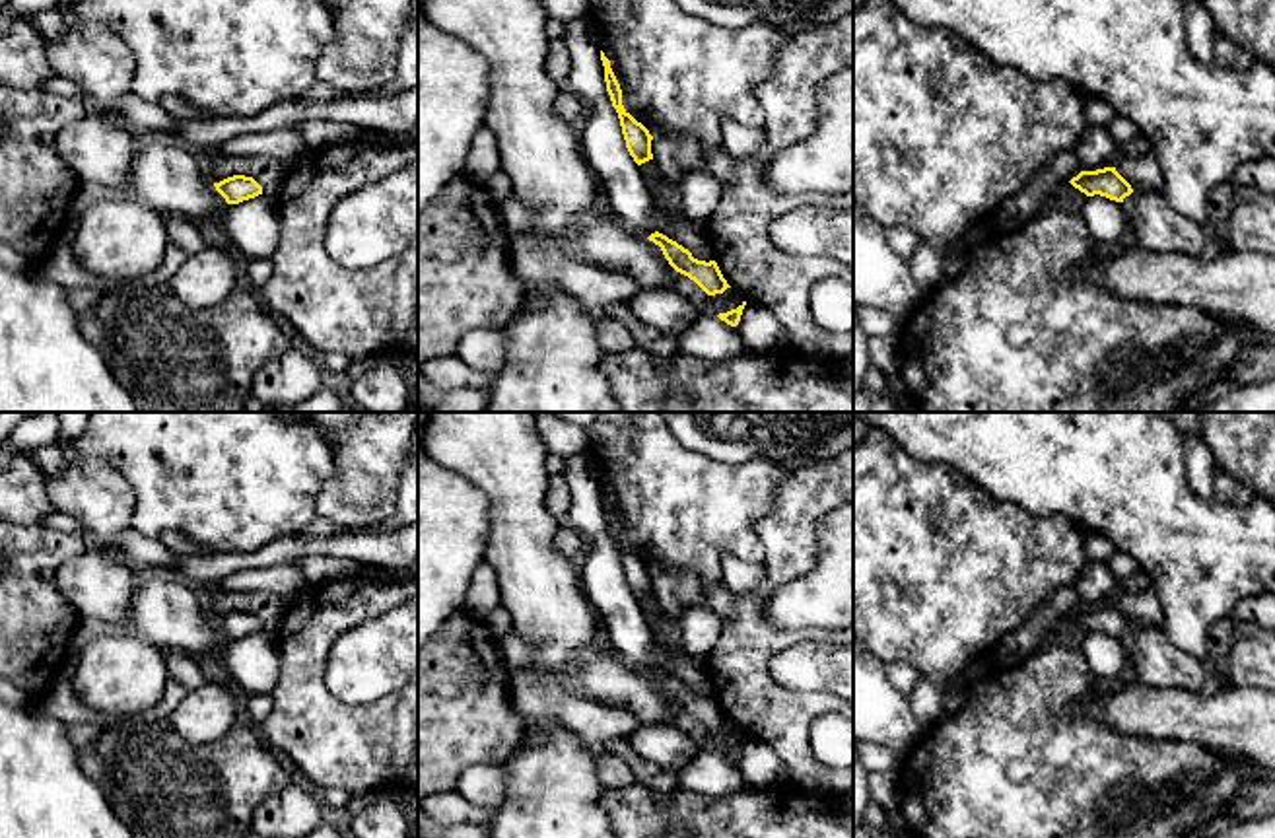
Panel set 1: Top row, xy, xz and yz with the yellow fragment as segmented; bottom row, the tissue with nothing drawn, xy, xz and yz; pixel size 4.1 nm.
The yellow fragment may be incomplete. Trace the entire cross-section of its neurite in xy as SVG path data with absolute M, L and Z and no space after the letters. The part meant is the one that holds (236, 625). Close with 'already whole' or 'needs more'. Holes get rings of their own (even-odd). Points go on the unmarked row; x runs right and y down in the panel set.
M233 611L220 618L214 618L216 626L225 634L227 640L239 640L243 636L262 630L262 622L245 611Z; already whole

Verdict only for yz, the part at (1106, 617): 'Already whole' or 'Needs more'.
Already whole

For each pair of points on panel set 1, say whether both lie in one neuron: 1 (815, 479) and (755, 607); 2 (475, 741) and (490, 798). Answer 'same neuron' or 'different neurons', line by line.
1: same neuron
2: different neurons

